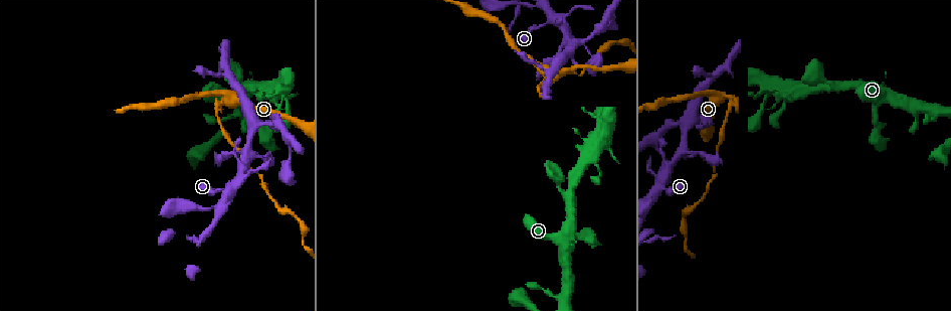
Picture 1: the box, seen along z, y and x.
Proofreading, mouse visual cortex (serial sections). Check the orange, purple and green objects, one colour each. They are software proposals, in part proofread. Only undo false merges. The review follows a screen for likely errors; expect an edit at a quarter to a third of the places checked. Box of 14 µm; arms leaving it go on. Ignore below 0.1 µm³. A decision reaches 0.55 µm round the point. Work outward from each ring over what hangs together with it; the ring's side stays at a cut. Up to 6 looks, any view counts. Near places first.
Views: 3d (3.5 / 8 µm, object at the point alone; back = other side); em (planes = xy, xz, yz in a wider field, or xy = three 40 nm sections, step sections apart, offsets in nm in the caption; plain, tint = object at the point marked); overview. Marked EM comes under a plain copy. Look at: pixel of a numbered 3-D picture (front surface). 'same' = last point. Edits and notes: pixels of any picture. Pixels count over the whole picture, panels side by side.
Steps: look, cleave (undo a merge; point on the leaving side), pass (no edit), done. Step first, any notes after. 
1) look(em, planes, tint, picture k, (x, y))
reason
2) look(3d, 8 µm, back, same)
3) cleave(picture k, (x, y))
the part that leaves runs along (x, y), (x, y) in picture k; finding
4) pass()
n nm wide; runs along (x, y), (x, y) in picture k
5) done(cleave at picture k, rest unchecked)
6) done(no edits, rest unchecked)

look(3d, 3.5 µm, picture 1, (566, 228))
abrupt turn

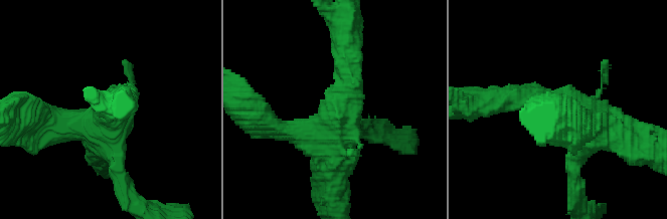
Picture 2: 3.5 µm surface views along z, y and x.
look(em, planes, tint, picture 2, (341, 105))
now the EM

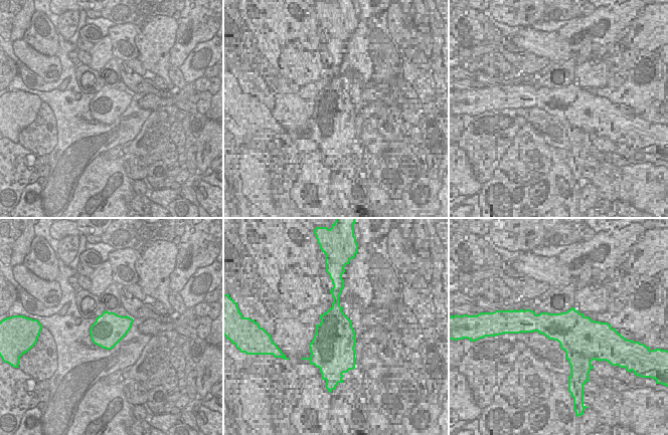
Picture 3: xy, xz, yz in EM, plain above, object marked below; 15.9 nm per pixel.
pass()
one cell here

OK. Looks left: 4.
look(3d, 3.5 µm, picture 1, (605, 145))
calibre changes

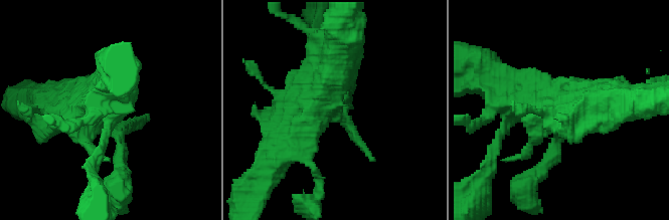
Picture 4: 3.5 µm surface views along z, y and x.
look(em, xy, step 3, tint, picture 4, (334, 111))
shape alone is not enough

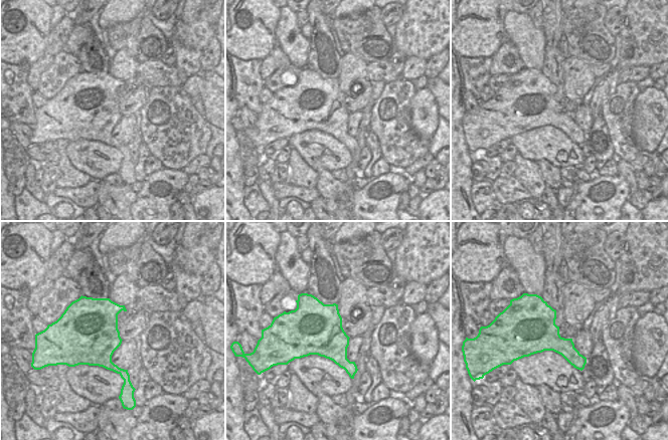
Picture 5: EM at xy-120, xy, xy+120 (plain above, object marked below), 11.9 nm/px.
cleave(picture 4, (544, 169))
the part that leaves runs along (560, 142), (524, 188), (532, 206) in picture 4; two cells meet here

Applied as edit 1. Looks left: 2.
done(cleave at picture 4, rest unchecked)

